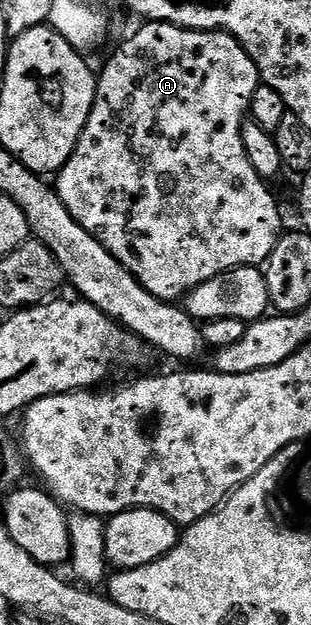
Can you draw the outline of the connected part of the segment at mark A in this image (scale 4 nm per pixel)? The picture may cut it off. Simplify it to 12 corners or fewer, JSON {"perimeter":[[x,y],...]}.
{"perimeter":[[147,21],[57,190],[153,297],[284,234],[245,153],[259,70]]}

